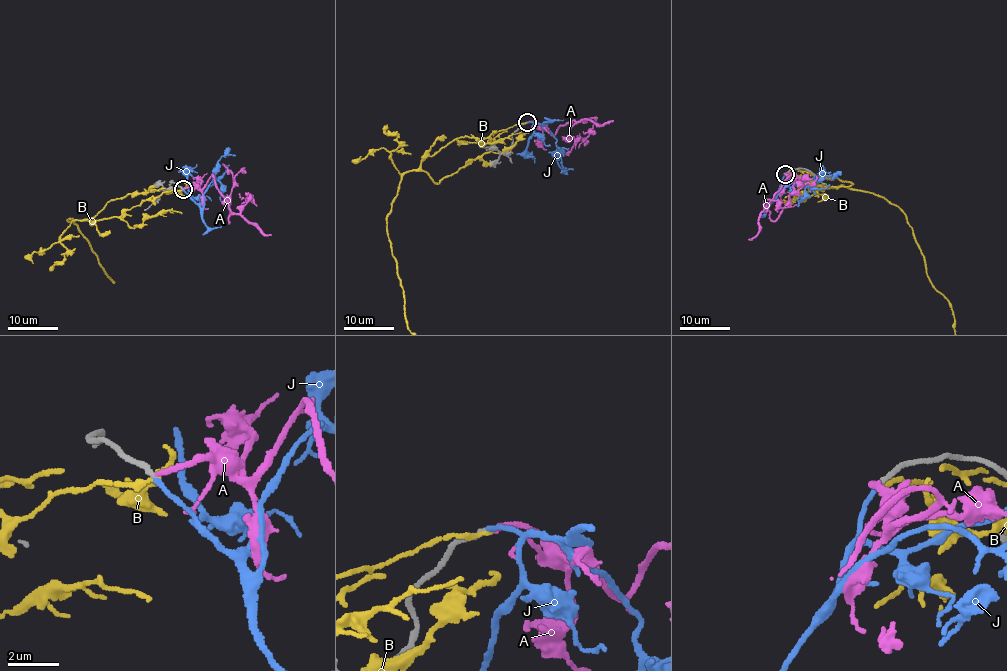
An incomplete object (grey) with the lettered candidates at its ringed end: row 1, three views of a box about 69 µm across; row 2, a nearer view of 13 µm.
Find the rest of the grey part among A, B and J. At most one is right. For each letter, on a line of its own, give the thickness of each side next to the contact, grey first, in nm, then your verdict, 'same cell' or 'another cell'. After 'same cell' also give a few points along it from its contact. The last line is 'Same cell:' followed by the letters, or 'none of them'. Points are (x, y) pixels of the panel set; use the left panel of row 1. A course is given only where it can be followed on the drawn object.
A: 200/190 nm | another cell
B: 200/220 nm | another cell
J: 190/170 nm | same cell | via (183, 189), (203, 206), (205, 190), (216, 178), (219, 159), (235, 155)
Same cell: J

